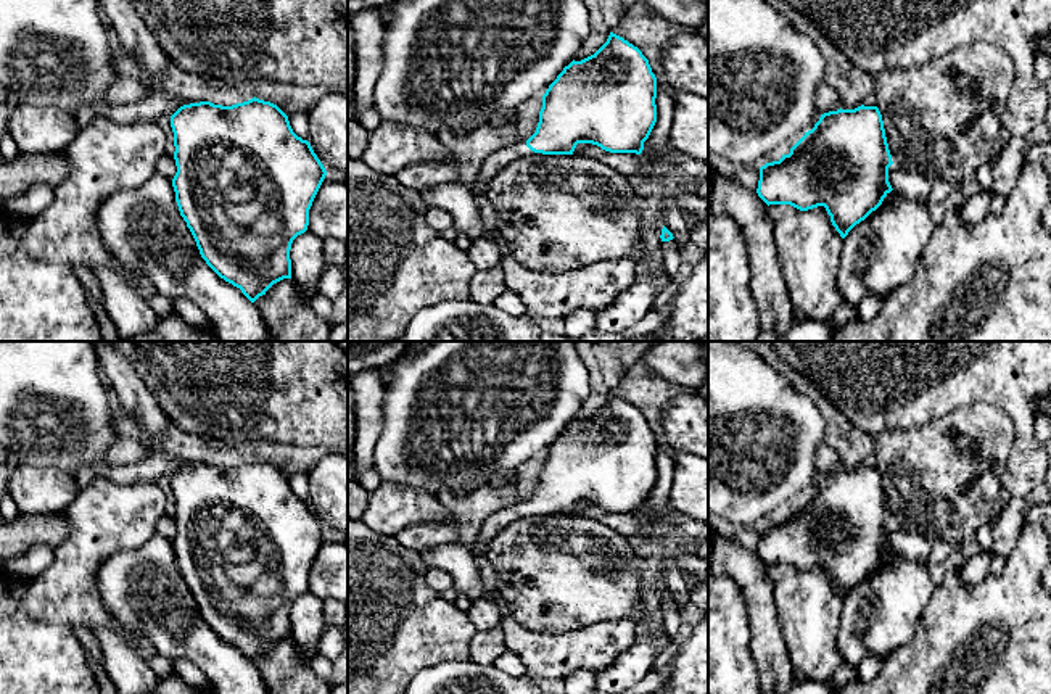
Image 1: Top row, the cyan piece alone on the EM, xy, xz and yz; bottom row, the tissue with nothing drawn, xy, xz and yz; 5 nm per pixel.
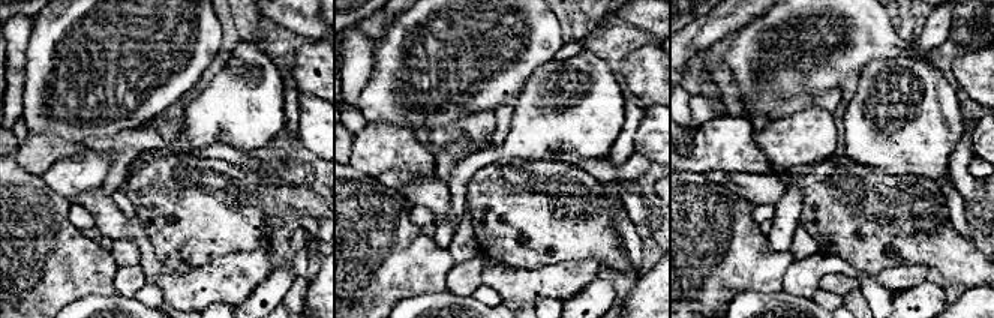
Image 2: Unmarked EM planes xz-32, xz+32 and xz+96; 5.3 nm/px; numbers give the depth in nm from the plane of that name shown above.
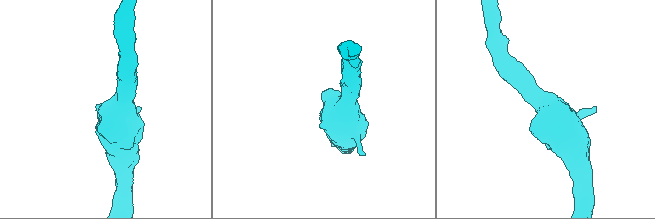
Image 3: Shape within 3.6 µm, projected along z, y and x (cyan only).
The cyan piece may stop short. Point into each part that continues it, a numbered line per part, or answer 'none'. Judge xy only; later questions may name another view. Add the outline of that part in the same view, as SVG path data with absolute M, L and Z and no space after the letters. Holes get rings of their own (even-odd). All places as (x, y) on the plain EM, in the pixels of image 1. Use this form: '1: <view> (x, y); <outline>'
none

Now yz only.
none

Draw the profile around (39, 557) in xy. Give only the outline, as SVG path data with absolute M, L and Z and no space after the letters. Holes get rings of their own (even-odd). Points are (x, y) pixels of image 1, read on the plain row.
M35 544L14 560L3 564L3 573L16 578L35 578L47 572L56 556L56 547Z

